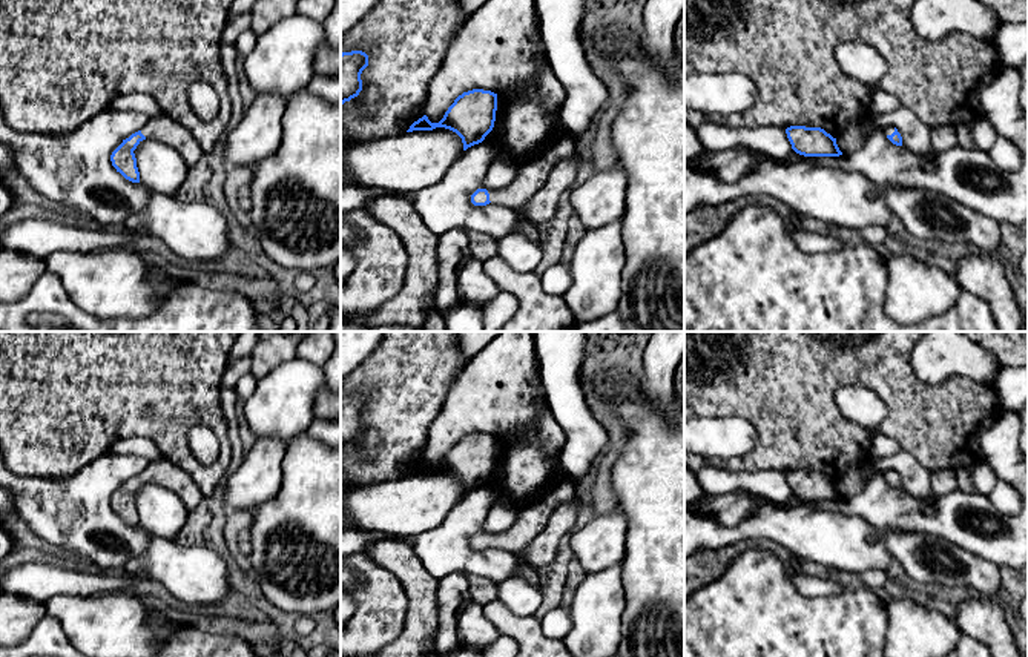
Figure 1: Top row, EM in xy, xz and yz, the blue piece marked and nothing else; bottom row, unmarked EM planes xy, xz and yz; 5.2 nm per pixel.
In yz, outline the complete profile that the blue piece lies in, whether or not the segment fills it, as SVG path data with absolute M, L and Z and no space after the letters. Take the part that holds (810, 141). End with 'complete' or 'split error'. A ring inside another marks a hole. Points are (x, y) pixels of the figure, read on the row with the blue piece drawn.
M790 126L786 129L792 149L804 157L839 157L836 138L821 127Z; complete

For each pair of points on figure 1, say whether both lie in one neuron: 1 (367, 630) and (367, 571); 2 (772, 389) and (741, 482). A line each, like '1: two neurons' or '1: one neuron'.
1: one neuron
2: two neurons

